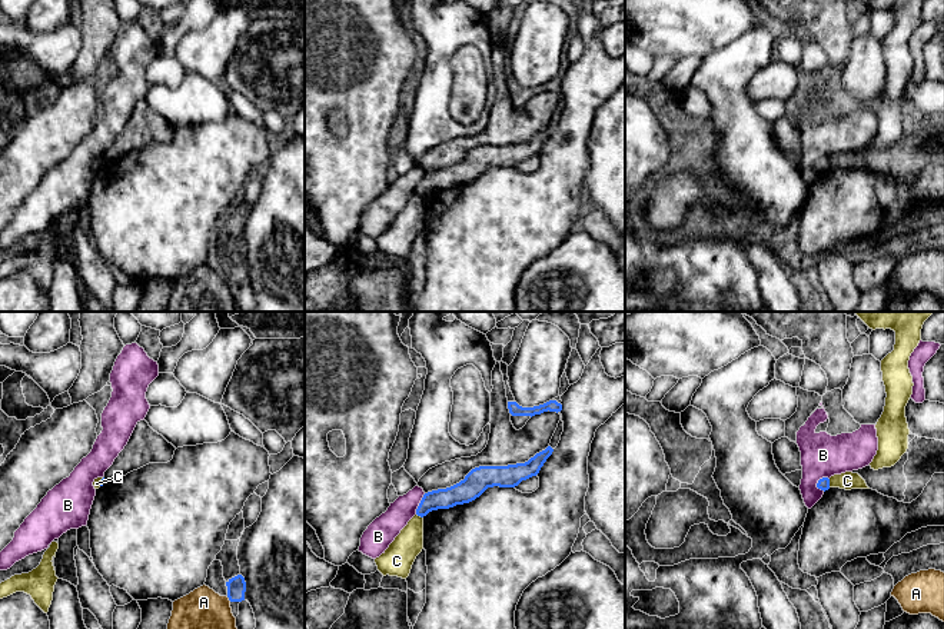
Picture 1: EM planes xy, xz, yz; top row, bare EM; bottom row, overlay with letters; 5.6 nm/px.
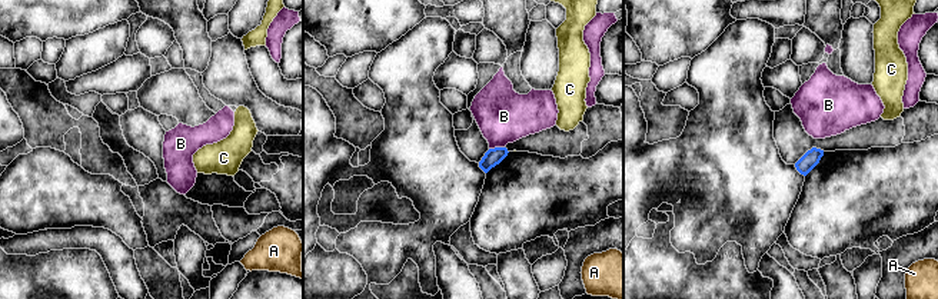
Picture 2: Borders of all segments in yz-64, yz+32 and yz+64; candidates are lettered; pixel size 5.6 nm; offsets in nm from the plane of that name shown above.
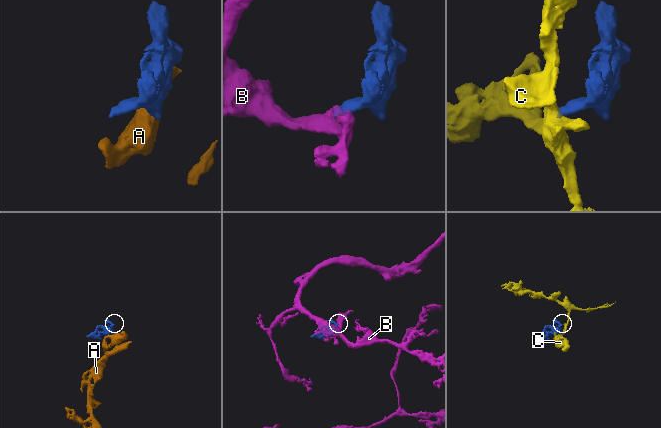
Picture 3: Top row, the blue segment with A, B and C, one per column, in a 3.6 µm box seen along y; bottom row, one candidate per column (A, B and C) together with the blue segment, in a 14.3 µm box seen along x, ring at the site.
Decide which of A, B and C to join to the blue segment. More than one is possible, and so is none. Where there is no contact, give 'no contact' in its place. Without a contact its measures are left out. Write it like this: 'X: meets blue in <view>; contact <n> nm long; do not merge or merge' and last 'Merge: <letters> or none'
A: meets blue in xy; contact 40 nm long; do not merge
B: meets blue in yz; contact 90 nm long; do not merge
C: meets blue in yz; contact 50 nm long; do not merge
Merge: none

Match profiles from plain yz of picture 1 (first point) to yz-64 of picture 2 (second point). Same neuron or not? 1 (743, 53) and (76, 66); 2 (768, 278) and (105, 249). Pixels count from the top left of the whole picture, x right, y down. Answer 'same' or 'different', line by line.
1: same
2: same

